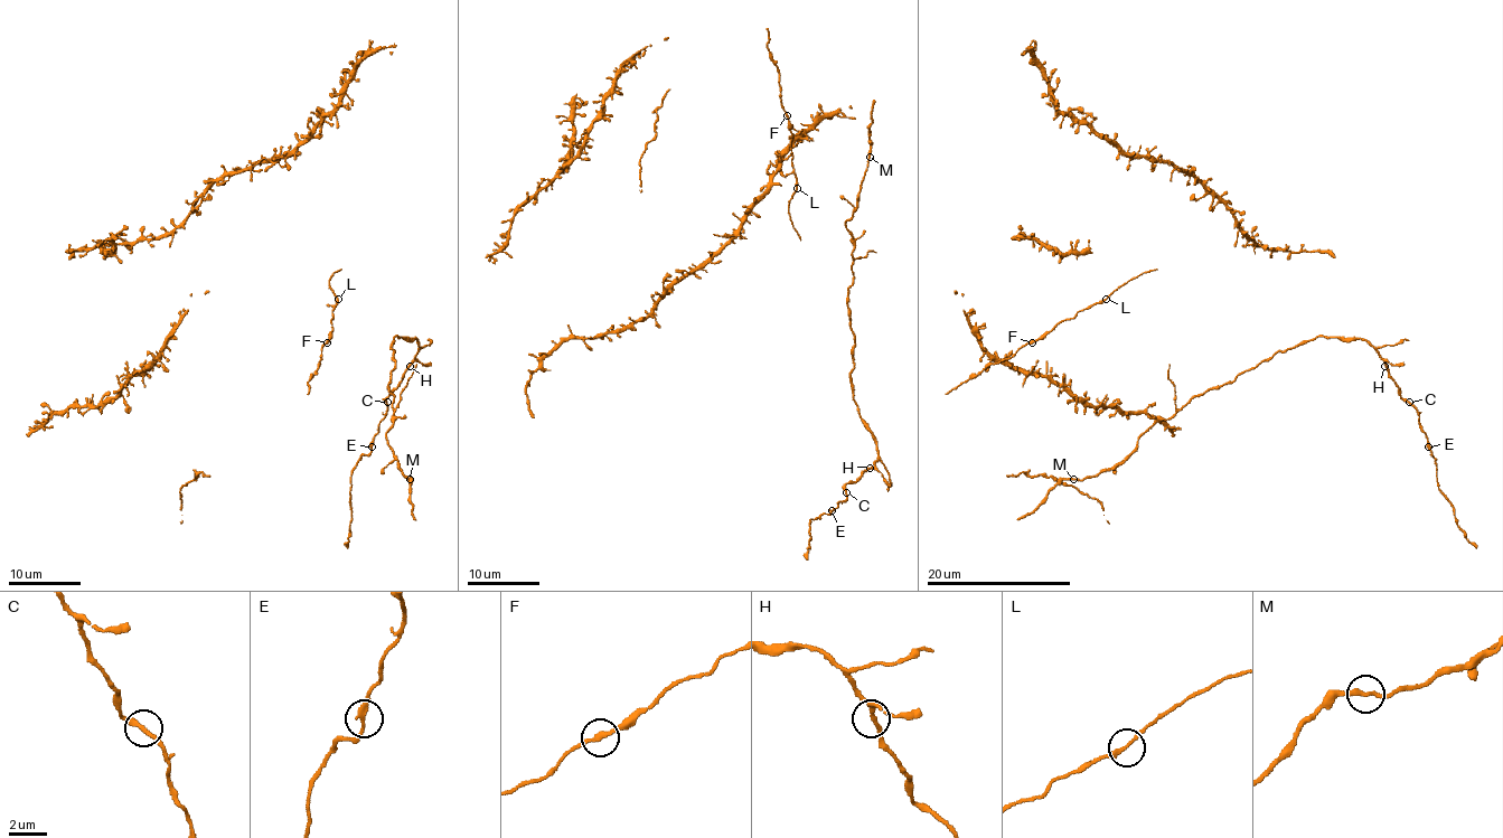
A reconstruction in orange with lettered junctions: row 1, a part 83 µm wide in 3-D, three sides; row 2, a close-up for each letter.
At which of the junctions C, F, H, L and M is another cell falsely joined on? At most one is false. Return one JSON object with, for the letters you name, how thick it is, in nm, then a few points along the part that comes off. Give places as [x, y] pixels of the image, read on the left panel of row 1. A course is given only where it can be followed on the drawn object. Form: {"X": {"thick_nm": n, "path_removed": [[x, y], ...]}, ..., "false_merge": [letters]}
{"C": {"thick_nm": 240, "path_removed": [[386, 402], [372, 450], [359, 459], [353, 472], [347, 547]]}, "false_merge": ["C"]}

